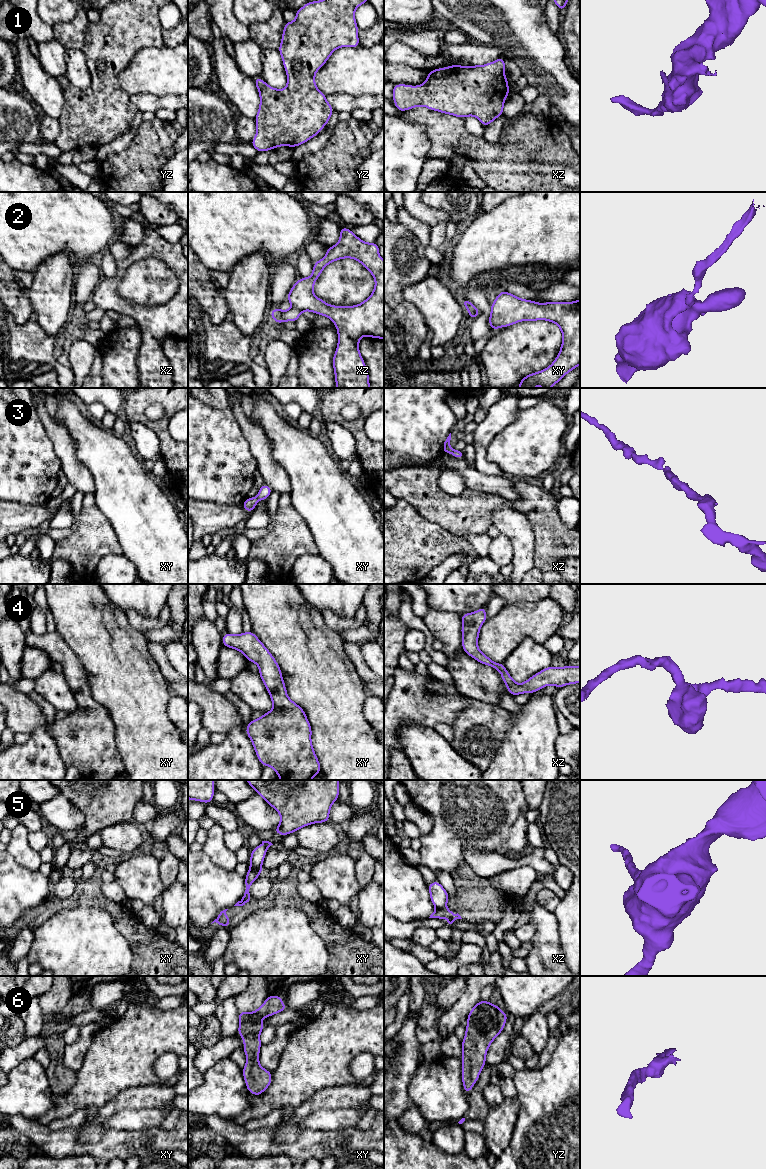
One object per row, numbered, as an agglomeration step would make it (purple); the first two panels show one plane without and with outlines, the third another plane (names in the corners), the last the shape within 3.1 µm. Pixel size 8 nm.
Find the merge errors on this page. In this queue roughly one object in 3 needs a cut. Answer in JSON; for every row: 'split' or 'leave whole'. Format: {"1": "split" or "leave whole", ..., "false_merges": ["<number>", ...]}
{"1": "leave whole", "2": "split", "3": "leave whole", "4": "leave whole", "5": "split", "6": "leave whole", "false_merges": ["2", "5"]}

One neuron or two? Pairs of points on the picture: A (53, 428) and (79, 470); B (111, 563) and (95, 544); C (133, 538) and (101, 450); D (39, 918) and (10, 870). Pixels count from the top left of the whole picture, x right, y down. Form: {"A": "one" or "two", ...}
{"A": "one", "B": "two", "C": "one", "D": "two"}

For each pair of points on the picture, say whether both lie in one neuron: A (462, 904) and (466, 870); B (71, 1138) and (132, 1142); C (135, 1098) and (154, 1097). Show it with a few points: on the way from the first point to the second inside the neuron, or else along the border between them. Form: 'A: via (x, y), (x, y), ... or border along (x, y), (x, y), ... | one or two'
A: via (470, 896), (471, 878) | one
B: via (86, 1148), (107, 1148), (112, 1144), (117, 1144) | one
C: via (140, 1097), (149, 1097) | one

